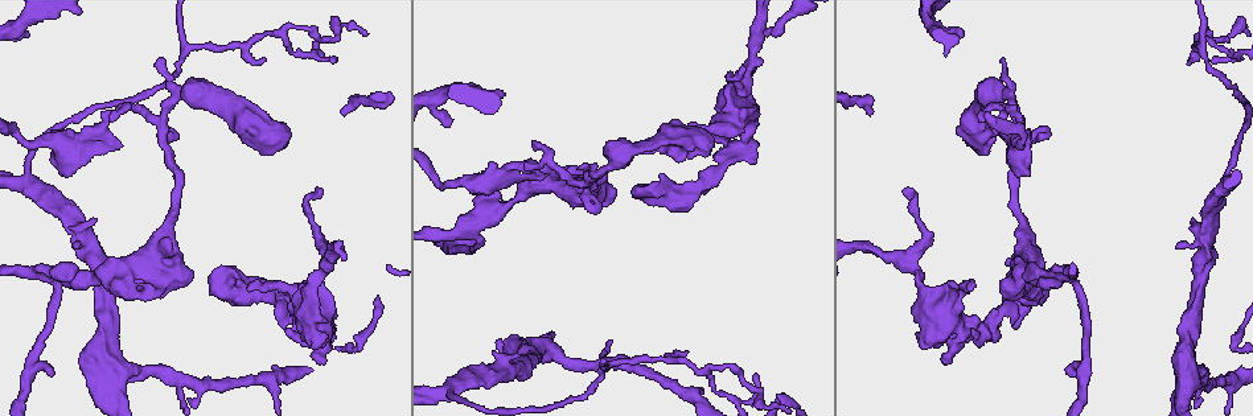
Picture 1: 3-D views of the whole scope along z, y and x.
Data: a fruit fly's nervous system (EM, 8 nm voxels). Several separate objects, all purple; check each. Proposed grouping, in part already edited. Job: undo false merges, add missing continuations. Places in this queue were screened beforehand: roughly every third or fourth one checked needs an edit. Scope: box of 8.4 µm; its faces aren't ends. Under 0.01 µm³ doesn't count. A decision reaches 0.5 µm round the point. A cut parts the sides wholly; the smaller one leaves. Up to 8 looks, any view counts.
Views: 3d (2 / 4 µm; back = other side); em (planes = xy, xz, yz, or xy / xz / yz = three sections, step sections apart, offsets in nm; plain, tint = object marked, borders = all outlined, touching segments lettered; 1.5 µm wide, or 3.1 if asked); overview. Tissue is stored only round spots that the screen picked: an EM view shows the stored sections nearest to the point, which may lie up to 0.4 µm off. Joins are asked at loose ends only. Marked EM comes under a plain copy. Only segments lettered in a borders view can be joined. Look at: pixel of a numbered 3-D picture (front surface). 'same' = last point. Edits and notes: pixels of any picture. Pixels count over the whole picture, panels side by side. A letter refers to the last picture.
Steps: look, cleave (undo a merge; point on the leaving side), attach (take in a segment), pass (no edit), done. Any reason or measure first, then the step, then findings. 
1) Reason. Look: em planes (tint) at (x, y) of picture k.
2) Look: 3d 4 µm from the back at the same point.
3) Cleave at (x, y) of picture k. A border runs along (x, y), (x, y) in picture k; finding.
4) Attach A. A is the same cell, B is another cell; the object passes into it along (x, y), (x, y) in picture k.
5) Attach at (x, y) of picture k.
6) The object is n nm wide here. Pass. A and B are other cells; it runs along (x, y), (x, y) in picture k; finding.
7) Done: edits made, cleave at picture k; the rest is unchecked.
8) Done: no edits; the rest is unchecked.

Branch stops here. Look: em xz step 4 (borders) at (499, 340) of picture 1.

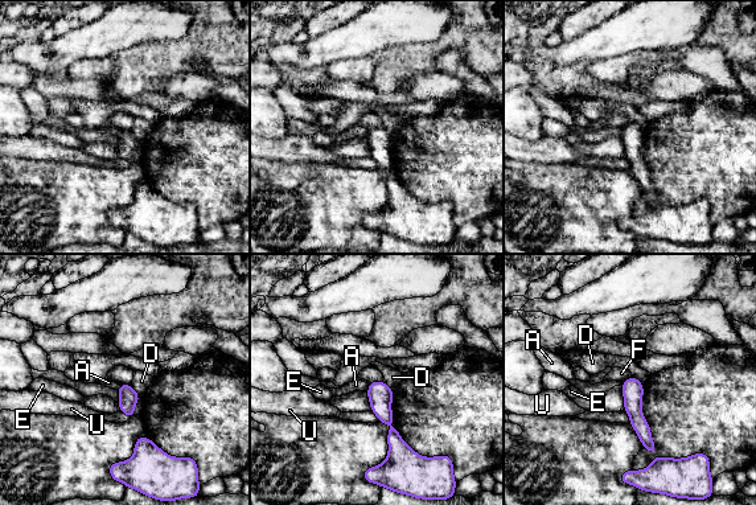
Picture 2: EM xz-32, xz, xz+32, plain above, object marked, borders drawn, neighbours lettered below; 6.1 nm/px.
Pass. A, D, E, F and U are other cells; it runs along (376, 384), (393, 427), (390, 459) in picture 2; none of them fits.

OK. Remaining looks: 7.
Tapers out. Look: em planes (borders) at (580, 166) of picture 1.

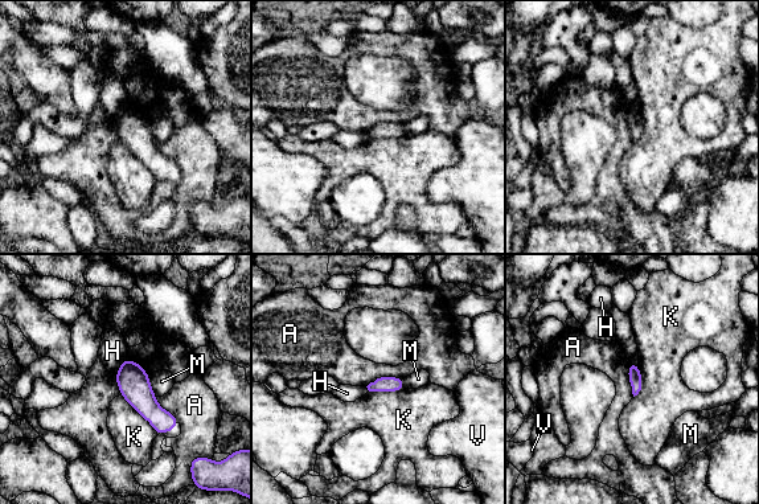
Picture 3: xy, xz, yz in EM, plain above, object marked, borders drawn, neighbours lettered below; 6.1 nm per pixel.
The longest contact is with K, 340 nm. Pass. A, H, K, M and V are other cells; a border runs along (402, 377), (378, 376), (366, 386) in picture 3; no lettered segment goes on from it.

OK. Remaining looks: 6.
Look: em planes (borders) at (281, 320) of picture 1.

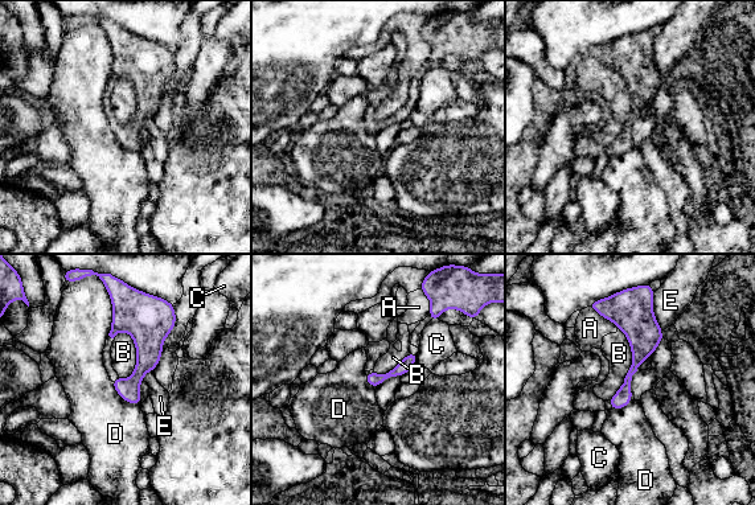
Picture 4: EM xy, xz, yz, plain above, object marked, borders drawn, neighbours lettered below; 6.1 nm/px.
Pass. A, B, C, D and E are other cells; a border runs along (618, 327), (631, 366), (607, 399) in picture 4; no lettered segment goes on from it.

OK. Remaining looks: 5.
Done: no edits; the rest is unchecked.

